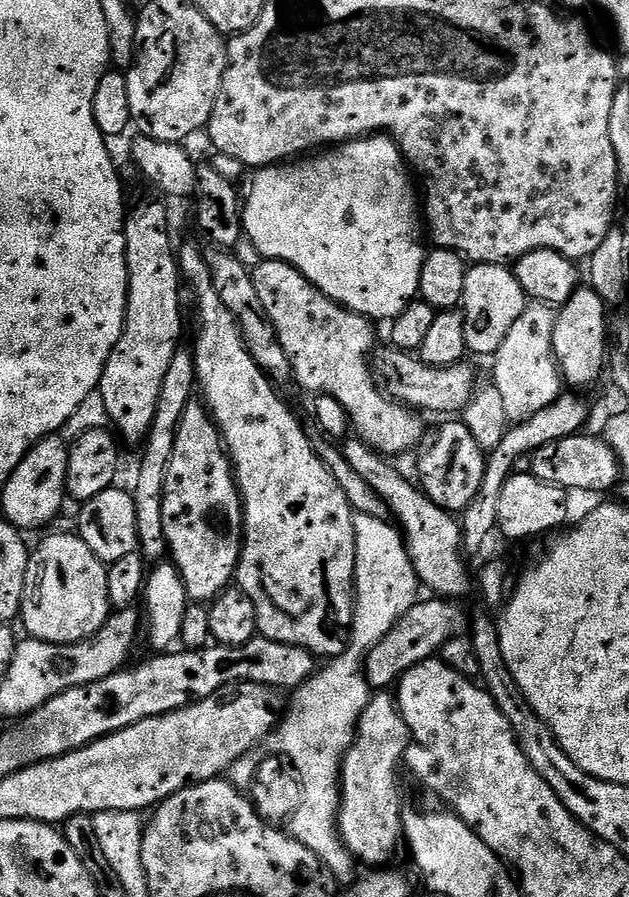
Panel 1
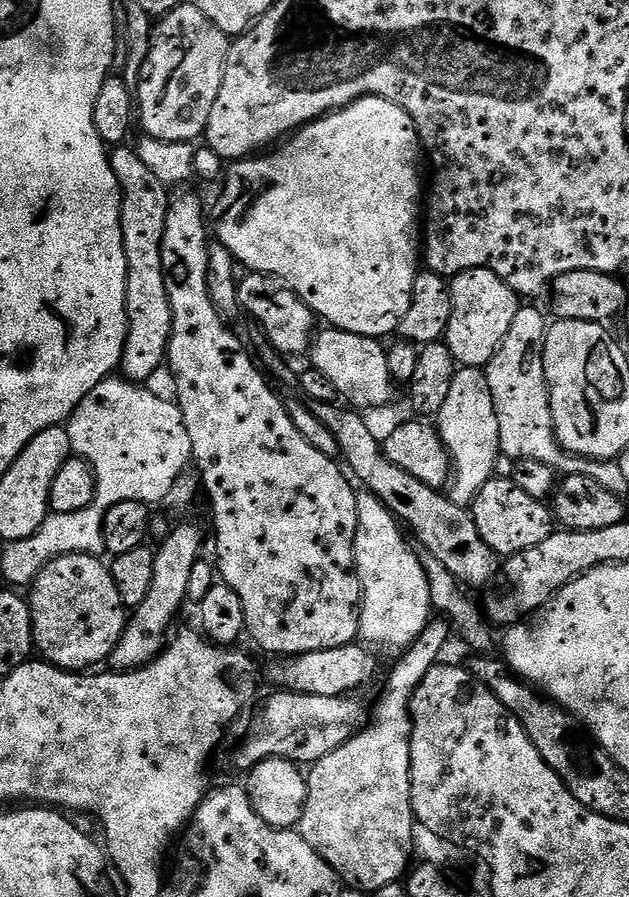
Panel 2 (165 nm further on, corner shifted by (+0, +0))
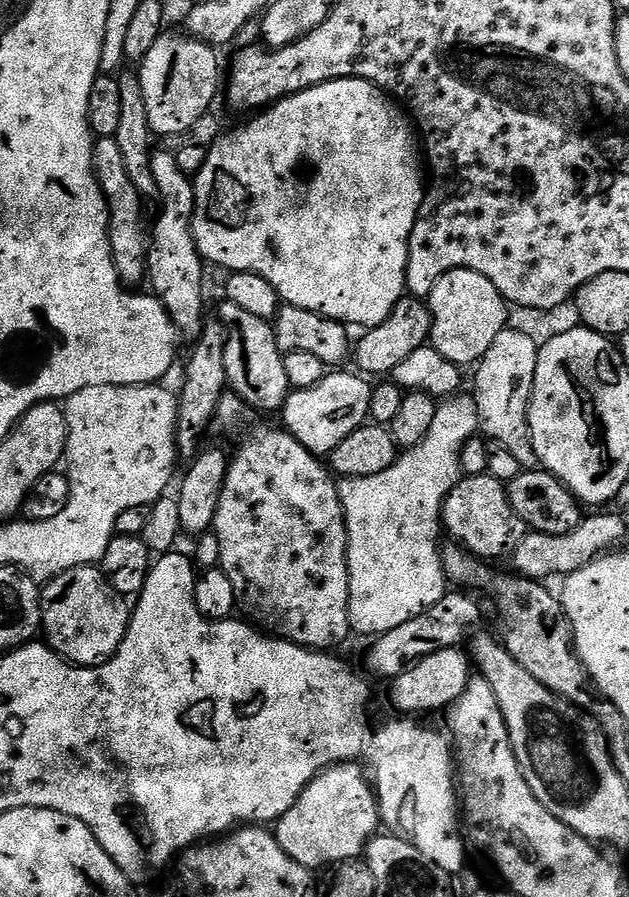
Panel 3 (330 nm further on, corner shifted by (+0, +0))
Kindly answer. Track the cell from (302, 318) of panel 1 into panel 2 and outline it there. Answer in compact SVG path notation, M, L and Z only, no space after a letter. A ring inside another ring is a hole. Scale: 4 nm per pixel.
M248 272L239 277L238 283L240 307L260 323L260 328L264 331L263 339L267 343L281 354L309 351L314 339L314 313L306 306L306 302L302 302L302 298L293 288L265 272Z

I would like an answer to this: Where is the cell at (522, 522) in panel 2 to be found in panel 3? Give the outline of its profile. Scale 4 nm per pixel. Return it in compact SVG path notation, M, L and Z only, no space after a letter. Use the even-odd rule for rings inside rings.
M465 475L450 490L444 499L442 509L442 528L448 532L455 543L479 556L484 562L497 562L511 557L512 551L522 542L526 535L526 525L518 514L514 514L514 506L510 506L508 489L505 481L496 480L490 475Z

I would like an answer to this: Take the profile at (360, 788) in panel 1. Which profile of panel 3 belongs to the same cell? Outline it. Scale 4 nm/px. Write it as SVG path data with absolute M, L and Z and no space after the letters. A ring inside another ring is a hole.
M341 762L325 769L304 788L294 806L276 822L276 841L286 854L309 870L359 859L365 853L367 843L379 831L382 821L375 789L365 769L355 764Z

